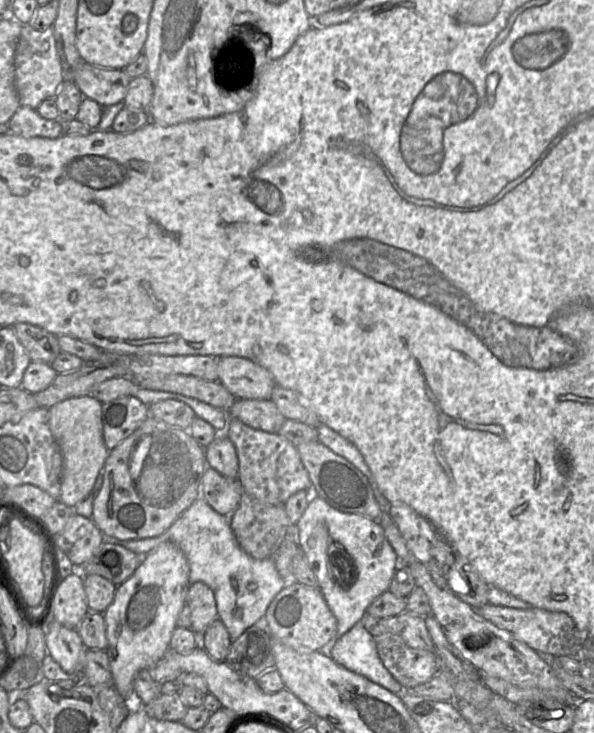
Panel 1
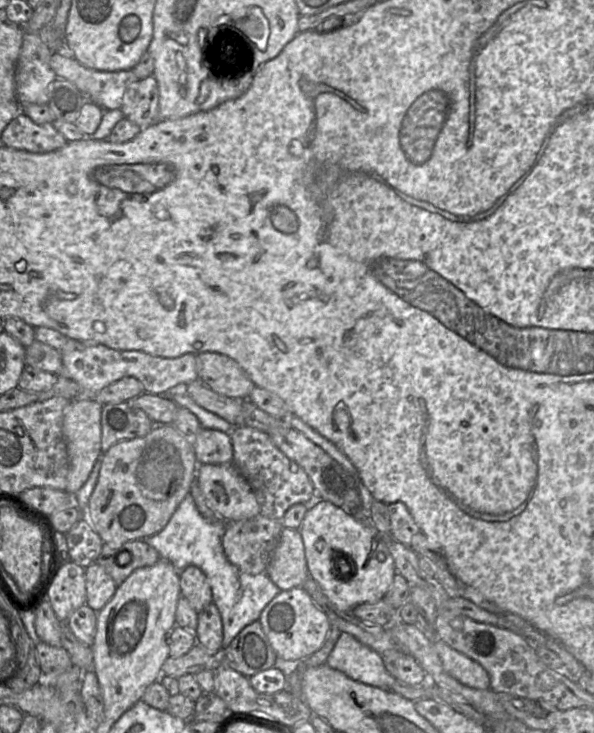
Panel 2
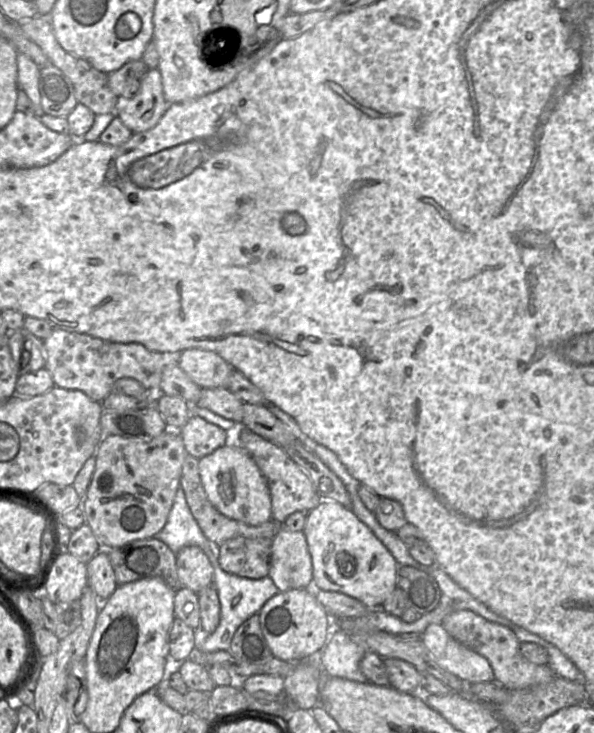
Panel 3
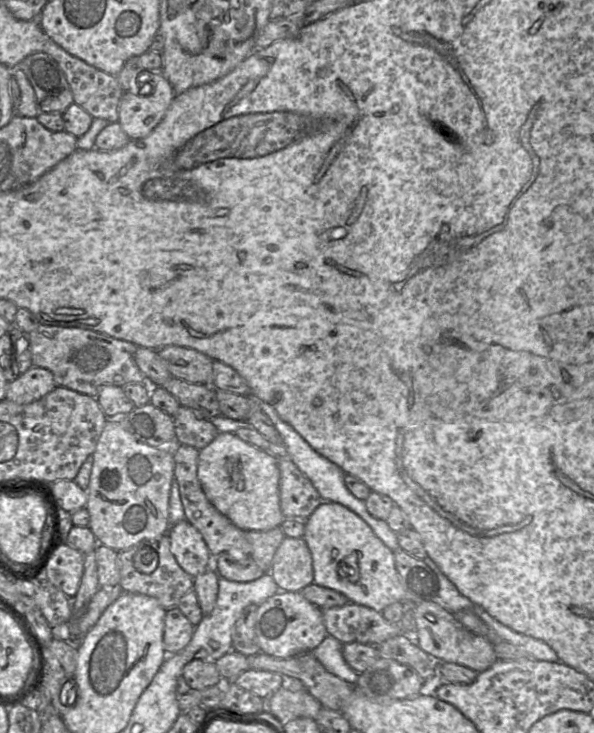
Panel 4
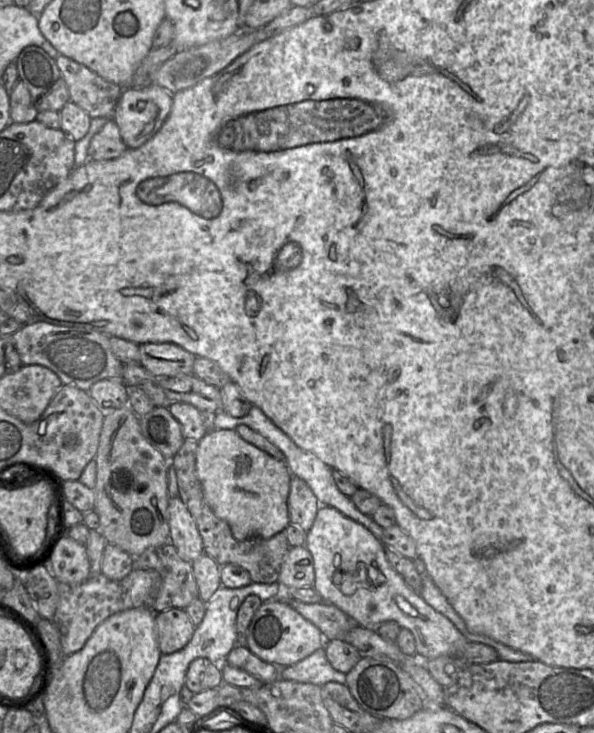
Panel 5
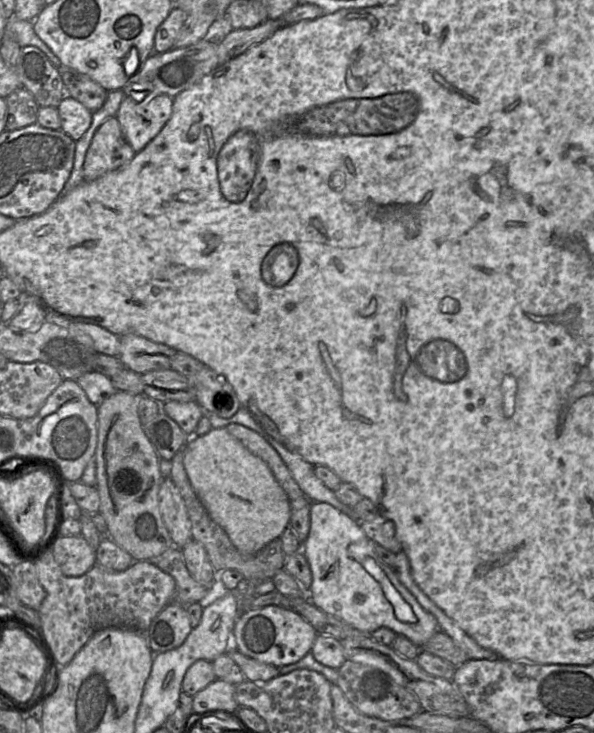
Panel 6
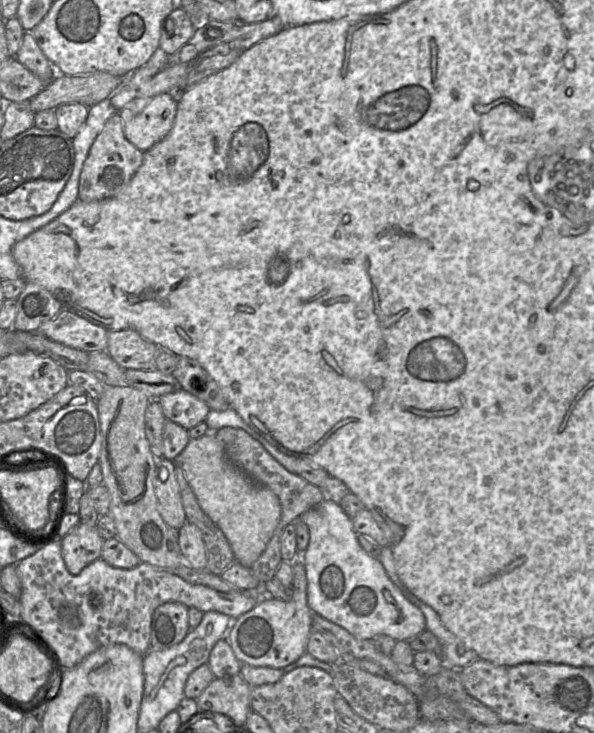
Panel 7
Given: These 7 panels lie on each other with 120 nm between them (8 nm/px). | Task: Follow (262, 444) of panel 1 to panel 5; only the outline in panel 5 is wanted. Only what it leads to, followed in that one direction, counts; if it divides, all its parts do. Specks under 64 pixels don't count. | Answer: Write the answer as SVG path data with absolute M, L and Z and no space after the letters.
M291 475L287 507L290 523L307 533L313 525L320 502L304 480Z

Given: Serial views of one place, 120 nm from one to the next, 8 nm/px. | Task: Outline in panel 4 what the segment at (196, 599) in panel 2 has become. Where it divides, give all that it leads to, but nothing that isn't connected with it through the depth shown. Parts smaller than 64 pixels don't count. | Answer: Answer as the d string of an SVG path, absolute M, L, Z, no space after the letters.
M186 519L168 530L170 547L179 566L195 578L213 566L213 558L201 533Z

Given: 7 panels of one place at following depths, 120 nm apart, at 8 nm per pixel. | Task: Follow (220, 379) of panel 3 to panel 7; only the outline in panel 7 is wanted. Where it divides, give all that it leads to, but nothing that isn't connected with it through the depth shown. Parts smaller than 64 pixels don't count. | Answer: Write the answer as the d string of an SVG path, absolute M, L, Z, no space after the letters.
M134 329L108 332L106 352L123 369L155 369L155 358L160 347L143 338Z

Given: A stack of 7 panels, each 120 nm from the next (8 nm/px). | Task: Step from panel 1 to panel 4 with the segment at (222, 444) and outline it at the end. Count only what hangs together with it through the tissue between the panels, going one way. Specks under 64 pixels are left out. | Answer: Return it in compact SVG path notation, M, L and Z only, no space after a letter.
M180 406L173 416L175 425L175 443L192 446L201 450L220 433L210 420L197 417L196 413Z

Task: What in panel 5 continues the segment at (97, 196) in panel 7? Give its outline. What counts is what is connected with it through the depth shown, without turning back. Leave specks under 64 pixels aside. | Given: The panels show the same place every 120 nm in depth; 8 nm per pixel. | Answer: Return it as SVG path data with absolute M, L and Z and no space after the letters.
M114 120L108 122L91 139L88 158L95 161L111 160L121 156L127 150L119 128Z

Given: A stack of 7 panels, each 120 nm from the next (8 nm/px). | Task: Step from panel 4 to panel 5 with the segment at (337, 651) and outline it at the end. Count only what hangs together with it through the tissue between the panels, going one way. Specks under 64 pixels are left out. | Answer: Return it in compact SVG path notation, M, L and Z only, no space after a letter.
M324 646L291 666L279 668L278 679L311 683L318 686L323 686L328 682L346 685L346 674L332 667L327 659Z

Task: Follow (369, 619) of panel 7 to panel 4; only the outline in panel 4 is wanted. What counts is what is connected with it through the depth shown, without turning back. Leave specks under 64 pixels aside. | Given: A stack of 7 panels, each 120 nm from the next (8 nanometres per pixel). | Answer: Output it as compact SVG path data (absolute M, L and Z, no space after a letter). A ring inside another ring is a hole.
M323 501L307 519L303 538L312 554L314 584L338 591L350 602L378 612L394 602L409 601L396 569L394 552L346 506ZM423 602L417 604L414 607L414 616L417 626L415 642L437 663L458 664L480 673L487 670L497 660L493 644L487 638L468 631L459 621L455 619L454 614L450 613L439 604L435 602Z

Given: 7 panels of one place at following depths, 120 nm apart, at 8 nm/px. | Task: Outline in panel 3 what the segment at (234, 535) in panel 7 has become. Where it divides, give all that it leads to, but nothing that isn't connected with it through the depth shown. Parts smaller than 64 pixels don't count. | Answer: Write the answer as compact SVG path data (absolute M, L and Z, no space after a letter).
M225 444L200 458L198 467L206 495L220 513L248 525L260 525L272 520L267 481L253 458L241 446Z

